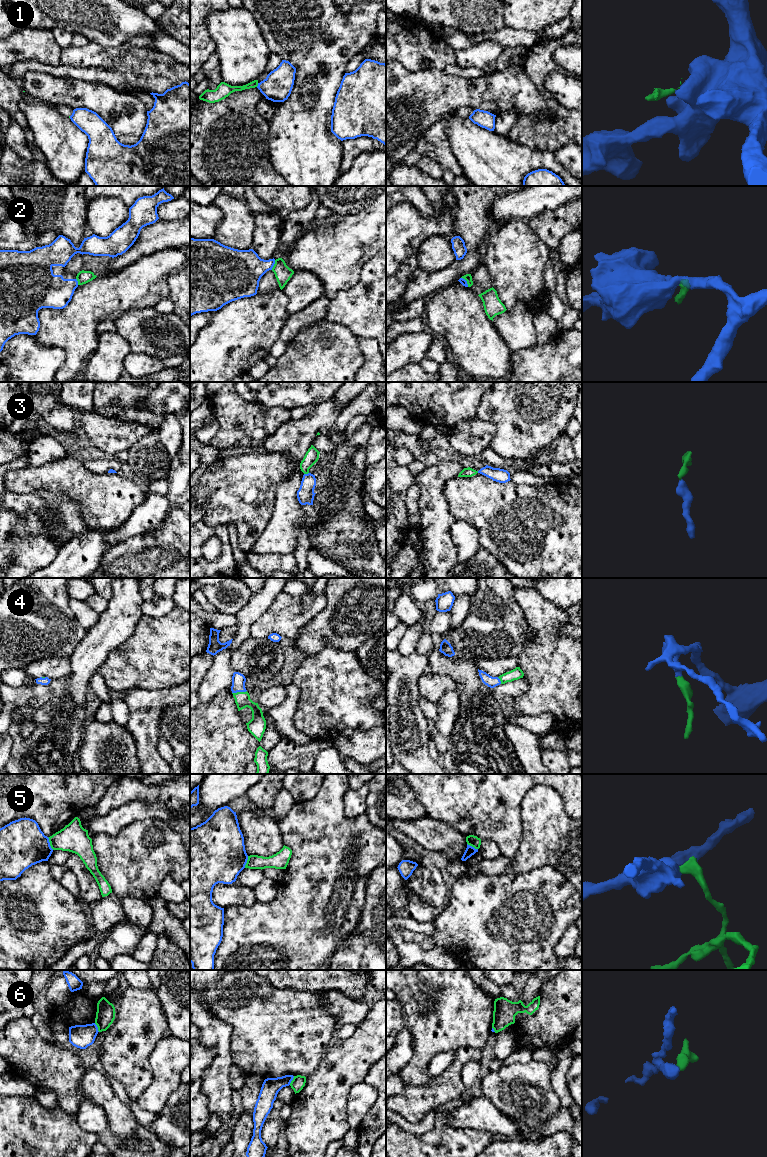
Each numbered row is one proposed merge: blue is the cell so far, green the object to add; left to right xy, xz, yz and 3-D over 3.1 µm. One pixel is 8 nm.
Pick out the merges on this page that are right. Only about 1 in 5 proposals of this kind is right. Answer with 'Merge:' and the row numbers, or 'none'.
Merge: 3, 4

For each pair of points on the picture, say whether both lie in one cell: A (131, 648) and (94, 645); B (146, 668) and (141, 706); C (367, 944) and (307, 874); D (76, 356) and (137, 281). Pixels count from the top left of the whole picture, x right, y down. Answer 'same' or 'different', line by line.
A: different
B: different
C: different
D: same

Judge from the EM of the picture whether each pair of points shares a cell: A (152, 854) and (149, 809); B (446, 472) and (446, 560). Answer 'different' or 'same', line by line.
A: different
B: same

